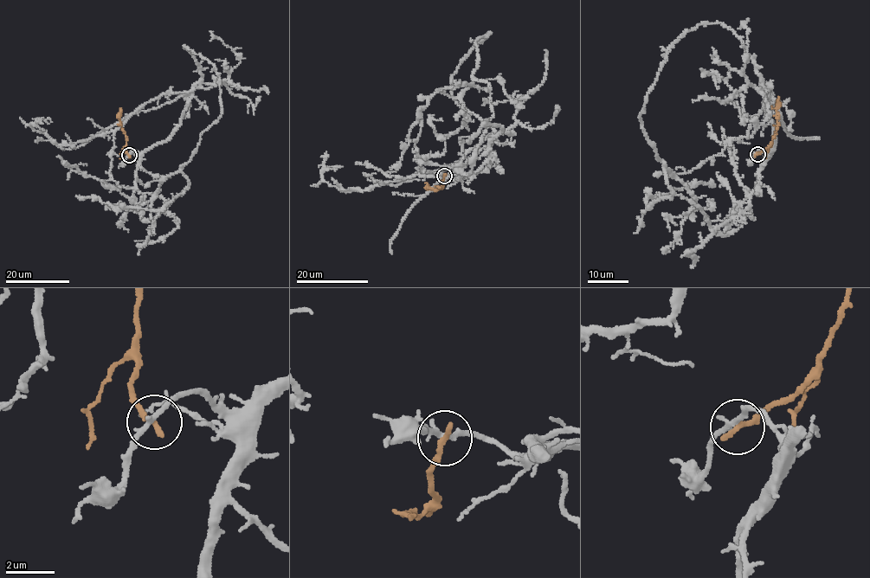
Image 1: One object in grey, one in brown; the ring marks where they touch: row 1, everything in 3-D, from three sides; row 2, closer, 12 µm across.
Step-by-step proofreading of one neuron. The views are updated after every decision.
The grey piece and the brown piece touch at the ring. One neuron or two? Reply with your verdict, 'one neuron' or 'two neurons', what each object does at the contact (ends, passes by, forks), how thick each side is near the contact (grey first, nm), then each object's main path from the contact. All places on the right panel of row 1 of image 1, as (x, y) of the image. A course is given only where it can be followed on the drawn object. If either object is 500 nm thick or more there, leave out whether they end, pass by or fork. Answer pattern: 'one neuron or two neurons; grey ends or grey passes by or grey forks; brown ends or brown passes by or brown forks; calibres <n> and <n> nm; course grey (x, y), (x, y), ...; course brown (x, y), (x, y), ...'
two neurons; grey passes by; brown ends; calibres 200 and 280 nm; course grey (757, 154), (774, 147), (759, 89), (770, 91), (751, 122), (741, 95), (712, 73), (720, 81); course brown (757, 154), (770, 145), (777, 125), (778, 96)

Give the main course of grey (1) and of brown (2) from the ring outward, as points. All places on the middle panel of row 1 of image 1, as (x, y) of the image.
1: (444, 176), (484, 170), (494, 134), (454, 163), (393, 185), (342, 190), (323, 179), (323, 166), (342, 167)
2: (444, 176), (442, 186), (435, 189), (426, 185)

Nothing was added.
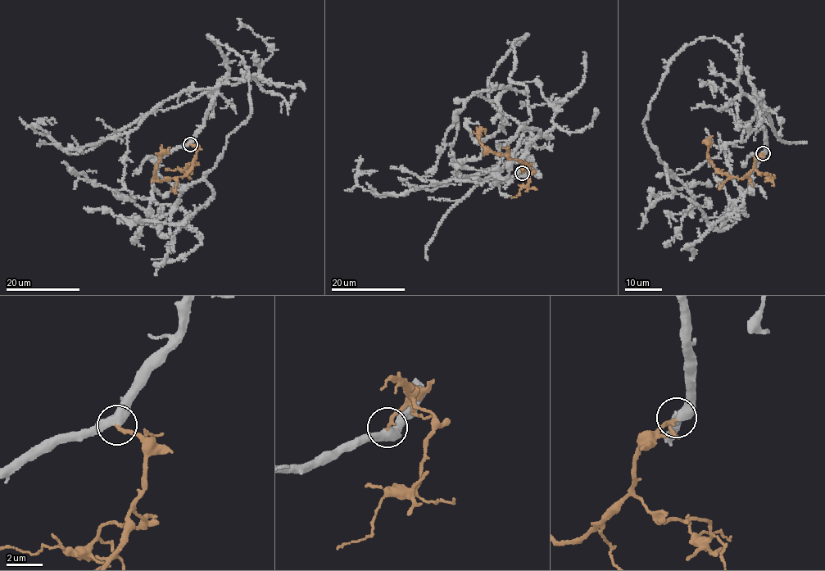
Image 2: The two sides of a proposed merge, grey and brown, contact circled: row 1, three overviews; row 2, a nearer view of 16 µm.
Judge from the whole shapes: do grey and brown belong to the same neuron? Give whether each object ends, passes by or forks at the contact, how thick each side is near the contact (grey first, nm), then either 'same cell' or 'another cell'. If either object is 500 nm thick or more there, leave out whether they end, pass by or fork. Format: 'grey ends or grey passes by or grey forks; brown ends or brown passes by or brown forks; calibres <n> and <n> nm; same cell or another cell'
grey passes by; brown ends; calibres 460 and 200 nm; same cell

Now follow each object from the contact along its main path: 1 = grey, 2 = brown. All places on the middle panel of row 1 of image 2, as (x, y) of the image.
1: (522, 173), (495, 181), (507, 178), (532, 117), (528, 93), (503, 86), (466, 101), (425, 172)
2: (522, 173), (528, 165), (490, 151), (482, 144), (479, 132), (487, 129)

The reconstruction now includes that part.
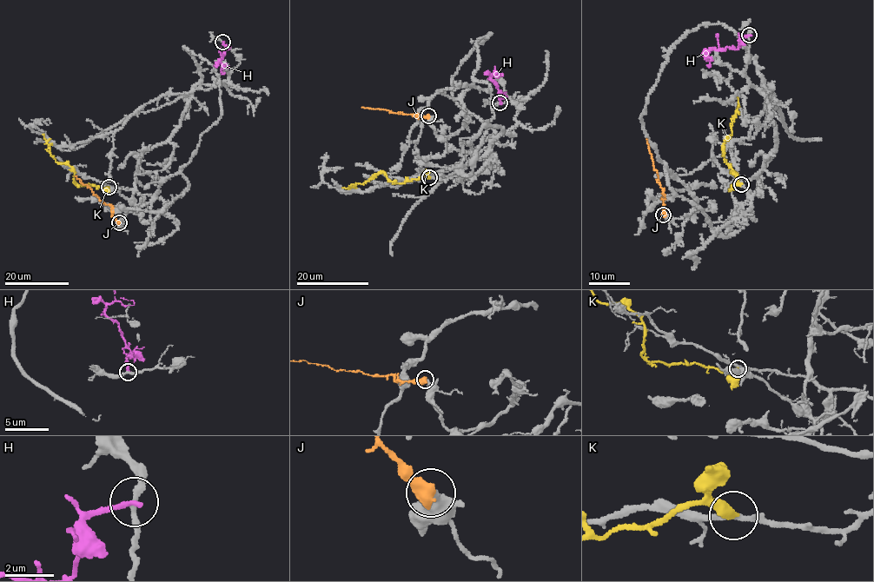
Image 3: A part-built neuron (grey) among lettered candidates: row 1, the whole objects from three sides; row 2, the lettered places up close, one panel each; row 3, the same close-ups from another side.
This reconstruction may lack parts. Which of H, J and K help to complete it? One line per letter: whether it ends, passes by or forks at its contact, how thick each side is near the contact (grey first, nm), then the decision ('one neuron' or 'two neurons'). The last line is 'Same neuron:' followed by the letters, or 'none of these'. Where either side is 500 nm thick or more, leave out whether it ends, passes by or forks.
H: it ends; calibres 220 and 240 nm; two neurons
J: calibres 300 and 600 nm; two neurons
K: it ends; calibres 200 and 420 nm; two neurons
Same neuron: none of these

